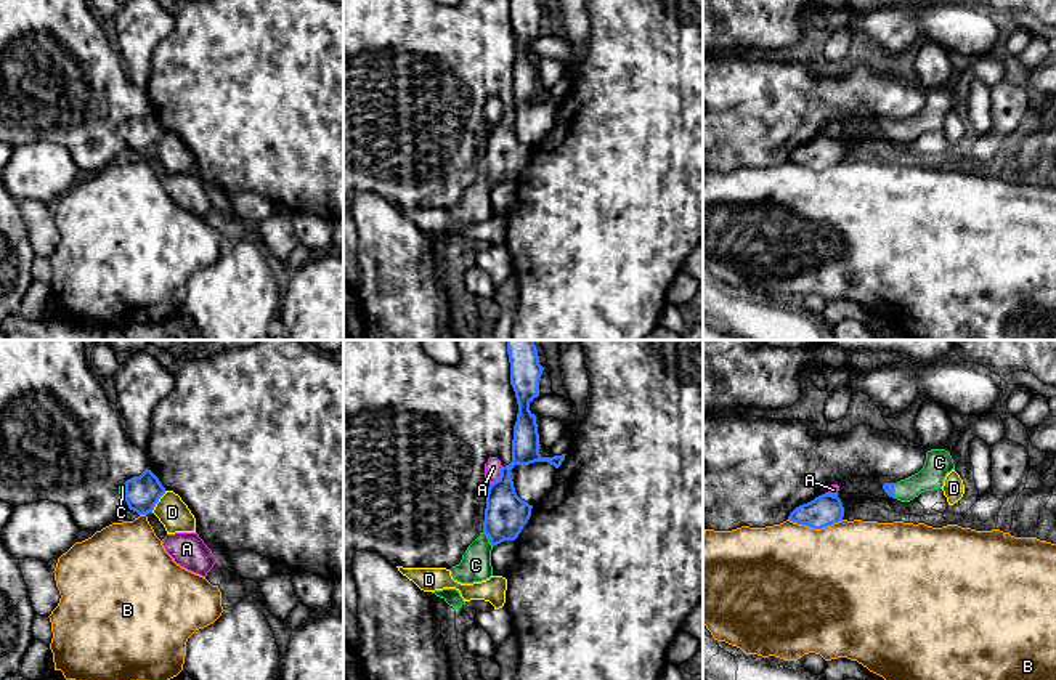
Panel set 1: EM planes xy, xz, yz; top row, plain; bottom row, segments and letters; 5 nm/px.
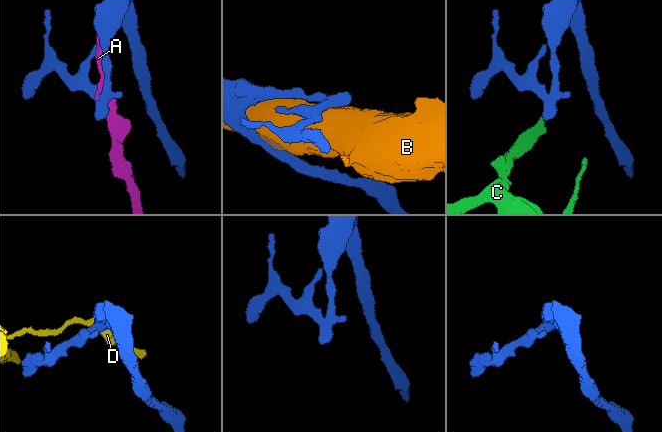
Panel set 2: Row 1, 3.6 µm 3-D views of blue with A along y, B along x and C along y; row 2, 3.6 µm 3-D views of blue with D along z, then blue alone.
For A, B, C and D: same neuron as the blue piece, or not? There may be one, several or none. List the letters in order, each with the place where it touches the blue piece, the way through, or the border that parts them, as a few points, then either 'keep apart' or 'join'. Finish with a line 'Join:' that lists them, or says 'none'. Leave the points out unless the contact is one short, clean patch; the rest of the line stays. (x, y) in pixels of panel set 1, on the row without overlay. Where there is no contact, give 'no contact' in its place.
A: contact xz (499, 117); keep apart
B: contact yz (816, 169); keep apart
C: contact xz (488, 178); way xz (506, 154), (504, 161), (488, 178), (479, 193), (475, 206); join
D: contact xy (158, 141); border xy (166, 132), (151, 153); keep apart
Join: C

